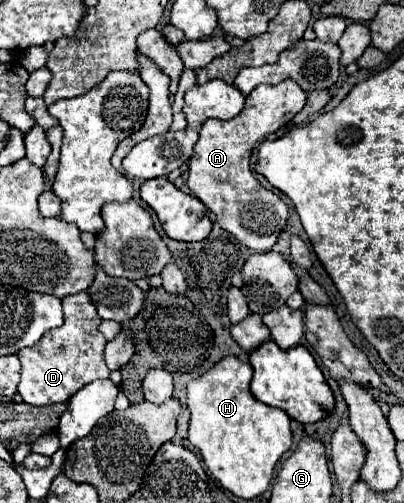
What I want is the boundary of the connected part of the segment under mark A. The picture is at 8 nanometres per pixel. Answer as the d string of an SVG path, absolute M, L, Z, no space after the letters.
M285 80L277 86L257 86L247 104L233 120L209 118L199 132L195 152L189 160L187 186L207 210L217 216L221 228L233 234L241 244L255 252L269 252L279 234L287 226L287 204L271 190L267 190L251 172L251 152L269 134L285 126L305 106L307 94L293 82Z

